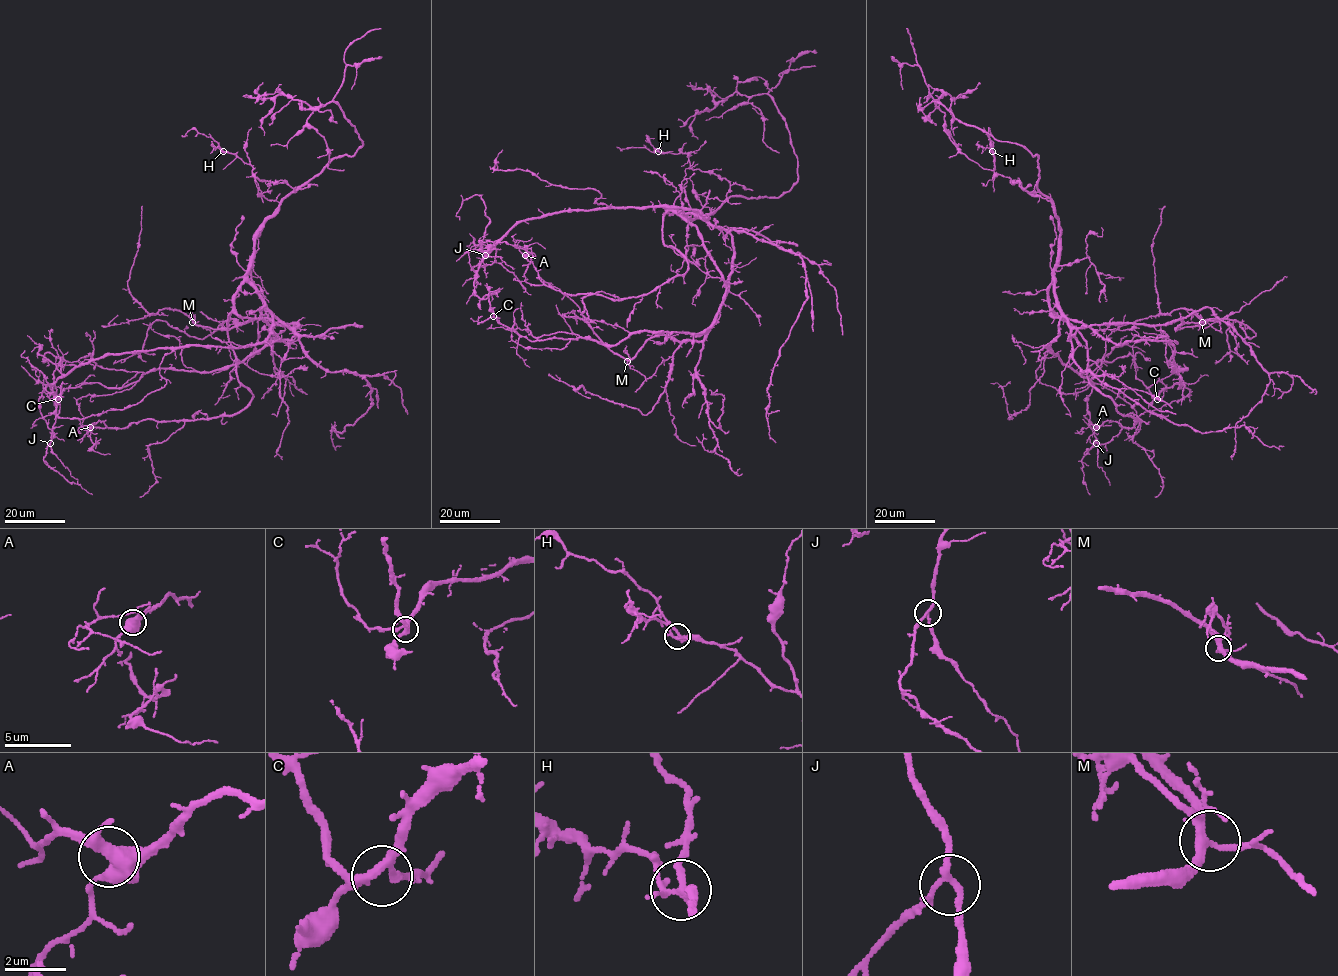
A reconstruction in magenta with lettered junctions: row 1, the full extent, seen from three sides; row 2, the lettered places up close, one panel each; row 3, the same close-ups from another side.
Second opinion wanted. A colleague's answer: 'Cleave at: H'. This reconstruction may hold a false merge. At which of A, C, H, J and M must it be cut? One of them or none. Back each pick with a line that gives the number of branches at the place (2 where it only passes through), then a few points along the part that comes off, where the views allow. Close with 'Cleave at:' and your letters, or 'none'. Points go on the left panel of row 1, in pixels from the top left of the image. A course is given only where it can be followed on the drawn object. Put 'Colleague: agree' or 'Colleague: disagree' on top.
Colleague: disagree
Cleave at: none

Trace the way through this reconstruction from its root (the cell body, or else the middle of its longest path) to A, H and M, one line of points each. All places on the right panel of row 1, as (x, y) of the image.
A: (1061, 310), (1053, 282), (1049, 307), (1085, 341), (1087, 381), (1140, 421), (1096, 427)
H: (1061, 310), (1055, 295), (1059, 221), (1054, 208), (1040, 192), (1024, 190), (1018, 182), (997, 175), (992, 151)
M: (1061, 310), (1074, 327), (1117, 322), (1163, 325), (1182, 318), (1176, 329), (1182, 329), (1202, 322)

